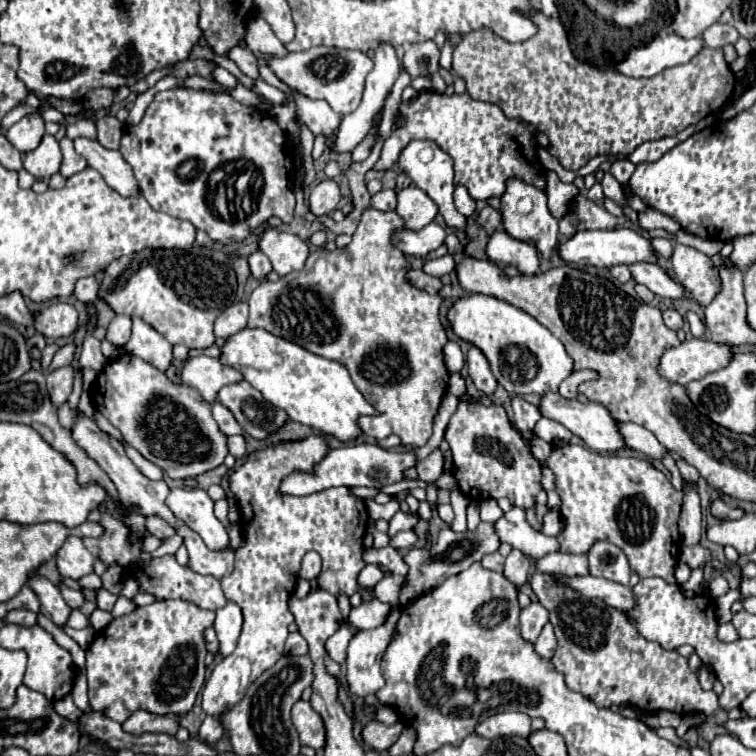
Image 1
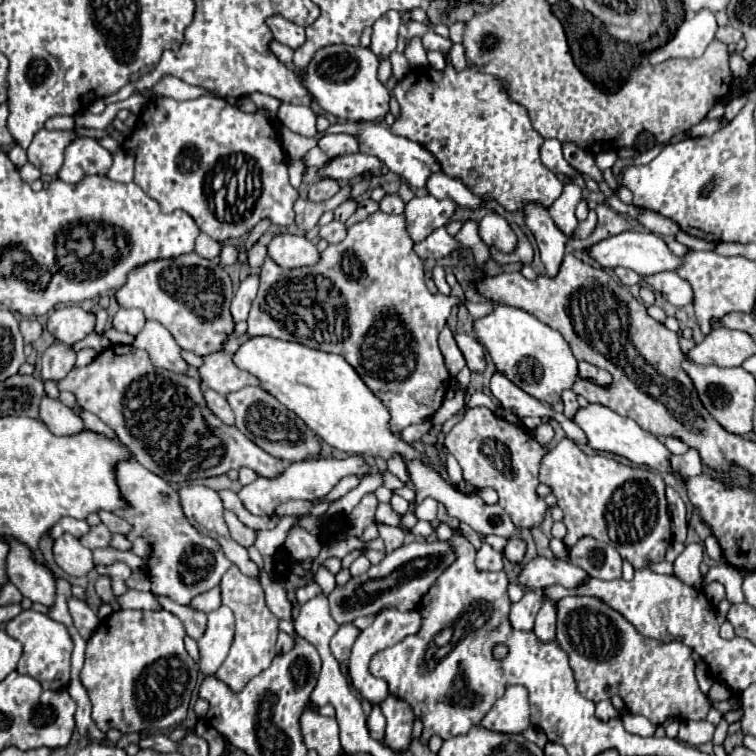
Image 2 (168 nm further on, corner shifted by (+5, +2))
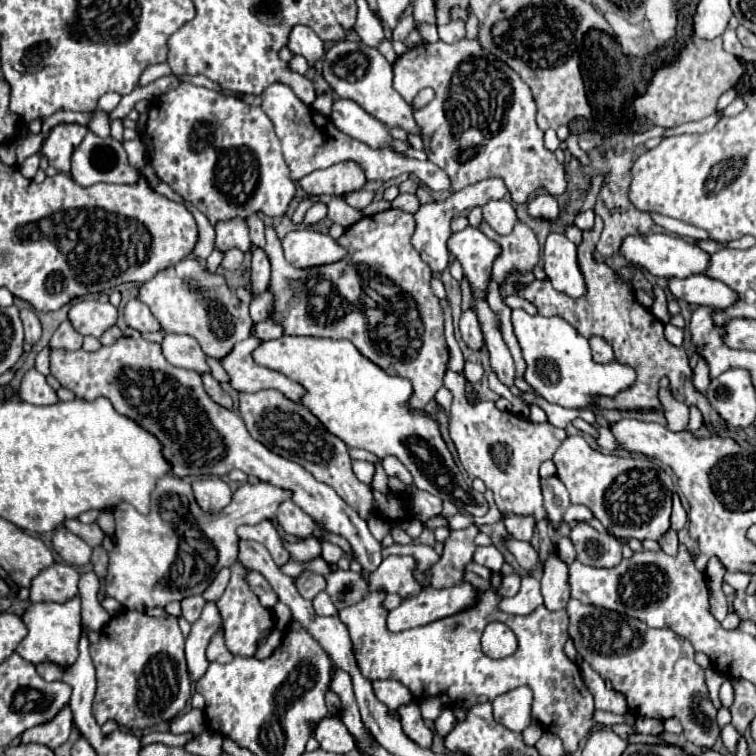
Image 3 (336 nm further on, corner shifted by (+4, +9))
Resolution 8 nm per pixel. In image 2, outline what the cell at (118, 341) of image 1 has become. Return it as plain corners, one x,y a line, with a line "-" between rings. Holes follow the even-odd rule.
121,308
113,318
113,326
119,332
127,332
127,334
133,334
133,336
137,336
141,332
143,324
145,324
145,316
143,316
141,310

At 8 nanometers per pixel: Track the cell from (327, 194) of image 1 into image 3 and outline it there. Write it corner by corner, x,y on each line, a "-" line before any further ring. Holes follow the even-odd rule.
352,161
332,165
328,169
312,171
310,175
300,179
300,187
308,195
346,195
362,189
364,183
366,177
362,169

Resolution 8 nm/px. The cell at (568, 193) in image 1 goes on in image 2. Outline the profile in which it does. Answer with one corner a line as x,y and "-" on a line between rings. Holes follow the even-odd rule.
565,184
563,194
553,202
553,206
549,208
549,214
555,222
555,226
565,234
571,236
577,228
577,218
575,218
575,208
581,200
581,188
575,184

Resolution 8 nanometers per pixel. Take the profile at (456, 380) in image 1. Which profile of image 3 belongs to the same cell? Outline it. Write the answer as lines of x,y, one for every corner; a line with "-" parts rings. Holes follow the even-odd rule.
466,361
466,365
464,365
464,377
468,379
468,381
480,381
480,377
482,377
482,365
480,363
472,363
472,361

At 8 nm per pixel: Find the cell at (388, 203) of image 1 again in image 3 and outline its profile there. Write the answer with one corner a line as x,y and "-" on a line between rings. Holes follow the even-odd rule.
400,193
390,205
392,205
394,209
402,209
402,211
408,211
408,213
416,213
416,209
420,207
420,201
416,199
416,195

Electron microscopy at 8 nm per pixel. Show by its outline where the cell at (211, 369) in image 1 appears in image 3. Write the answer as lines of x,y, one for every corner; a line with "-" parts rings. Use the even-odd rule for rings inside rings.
256,337
244,339
244,341
236,343
234,349
226,357
220,359
220,365
226,369
226,373
230,377
230,387
236,391
246,391
246,393
254,393
260,389
278,389
288,399
300,401
300,397
304,393
304,389
300,385
286,379
282,373
276,373
276,371
256,365
252,361
250,353
252,353
252,349
256,349
258,343
260,343
260,339
256,339

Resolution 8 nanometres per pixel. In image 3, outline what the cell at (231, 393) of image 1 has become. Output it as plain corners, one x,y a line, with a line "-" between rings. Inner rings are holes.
262,389
256,393
240,393
240,417
244,419
250,435
258,439
262,445
272,449
274,453
302,465
310,471
318,481
330,485
362,519
370,519
374,515
374,497
372,489
358,481
352,471
352,459
348,455
348,447
336,435
328,433
326,427
300,403
284,397
276,389

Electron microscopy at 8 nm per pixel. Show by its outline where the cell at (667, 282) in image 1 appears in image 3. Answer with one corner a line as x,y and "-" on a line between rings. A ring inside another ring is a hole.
690,275
684,279
672,277
668,281
668,289
676,299
684,299
690,305
708,305
724,309
736,301
736,293
732,293
732,289
706,275

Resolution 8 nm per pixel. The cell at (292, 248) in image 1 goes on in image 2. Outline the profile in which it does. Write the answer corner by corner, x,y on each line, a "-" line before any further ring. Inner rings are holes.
279,234
275,236
269,246
269,256
281,266
281,268
301,268
301,266
313,266
319,262
319,250
313,242
309,242
305,236
295,234

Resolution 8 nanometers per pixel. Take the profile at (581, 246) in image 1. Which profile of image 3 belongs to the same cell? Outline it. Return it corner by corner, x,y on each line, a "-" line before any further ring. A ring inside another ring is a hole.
648,233
648,235
628,235
622,245
620,245
620,255
632,263
638,265
646,271
650,271
656,277
690,277
690,275
698,275
704,273
704,269
708,267
708,253
704,253
700,247
696,247
694,243
670,235
670,233

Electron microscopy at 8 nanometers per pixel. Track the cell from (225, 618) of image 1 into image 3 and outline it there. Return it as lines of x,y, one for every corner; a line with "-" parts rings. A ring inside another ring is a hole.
206,603
202,617
196,623
192,623
192,631
186,637
186,661
192,681
198,681
206,673
210,665
206,659
206,649
210,639
220,629
222,629
222,617
216,603

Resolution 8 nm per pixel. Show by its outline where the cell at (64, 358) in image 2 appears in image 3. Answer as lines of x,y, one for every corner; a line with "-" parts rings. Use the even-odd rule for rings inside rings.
64,321
50,339
50,349
64,349
64,351
76,351
82,347
82,337
72,329
70,321

